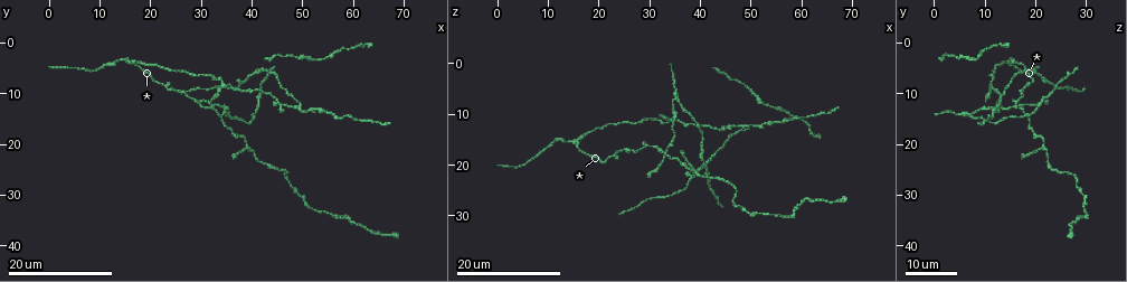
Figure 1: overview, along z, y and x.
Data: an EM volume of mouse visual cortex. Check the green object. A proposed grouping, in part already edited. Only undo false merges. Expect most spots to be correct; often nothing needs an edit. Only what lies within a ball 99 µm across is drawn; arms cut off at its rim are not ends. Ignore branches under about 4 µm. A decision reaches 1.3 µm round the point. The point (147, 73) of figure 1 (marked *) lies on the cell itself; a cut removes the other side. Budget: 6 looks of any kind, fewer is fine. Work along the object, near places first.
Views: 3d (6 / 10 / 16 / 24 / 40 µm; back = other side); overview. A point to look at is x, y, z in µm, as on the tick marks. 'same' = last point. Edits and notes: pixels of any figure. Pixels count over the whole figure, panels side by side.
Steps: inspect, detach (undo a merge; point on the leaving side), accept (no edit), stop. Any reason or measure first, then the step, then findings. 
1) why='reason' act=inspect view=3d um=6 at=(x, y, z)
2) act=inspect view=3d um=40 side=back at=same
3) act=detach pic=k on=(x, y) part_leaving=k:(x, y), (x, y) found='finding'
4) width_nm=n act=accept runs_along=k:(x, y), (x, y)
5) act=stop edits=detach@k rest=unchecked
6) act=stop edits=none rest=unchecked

why='small branch off a trunk' act=inspect view=3d um=24 at=(32.5, 12.5, 17.5)

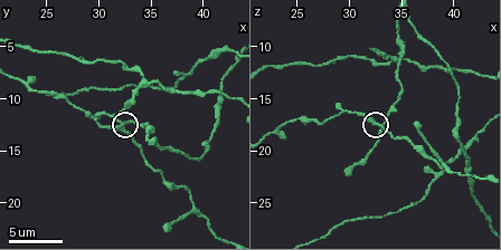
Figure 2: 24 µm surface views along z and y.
act=inspect view=3d um=10 at=(32.2, 12.6, 17.2)

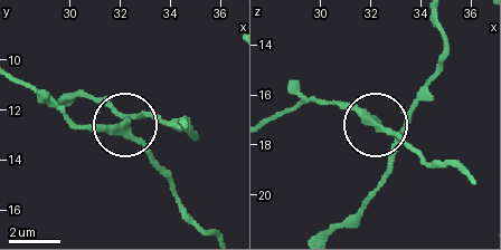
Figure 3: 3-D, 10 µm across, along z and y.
act=inspect view=3d um=6 at=(32.3, 12.5, 17.2)

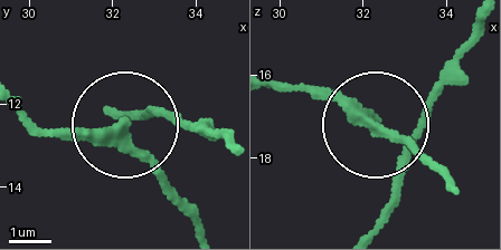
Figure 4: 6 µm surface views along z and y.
act=accept runs_along=4:(27, 111), (58, 132), (205, 121) found='continuous, no second cell'

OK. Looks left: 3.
why='a fork' act=inspect view=3d um=24 at=(49.5, 12.5, 12.5)

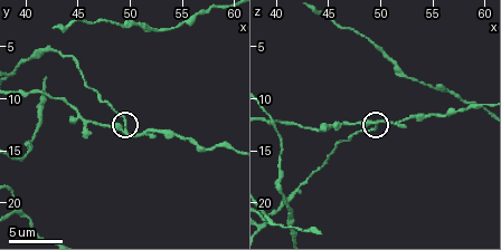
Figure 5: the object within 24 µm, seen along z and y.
why='zoom in' act=inspect view=3d um=6 at=(49.4, 12.6, 12.8)

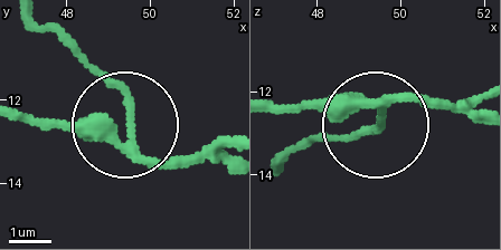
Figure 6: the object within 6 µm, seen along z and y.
width_nm=200 act=detach pic=6 on=(128, 87) part_leaving=6:(135, 145), (125, 95), (39, 21) found='two cells meet here'

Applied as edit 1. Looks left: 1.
act=stop edits=detach@6 rest=unchecked

